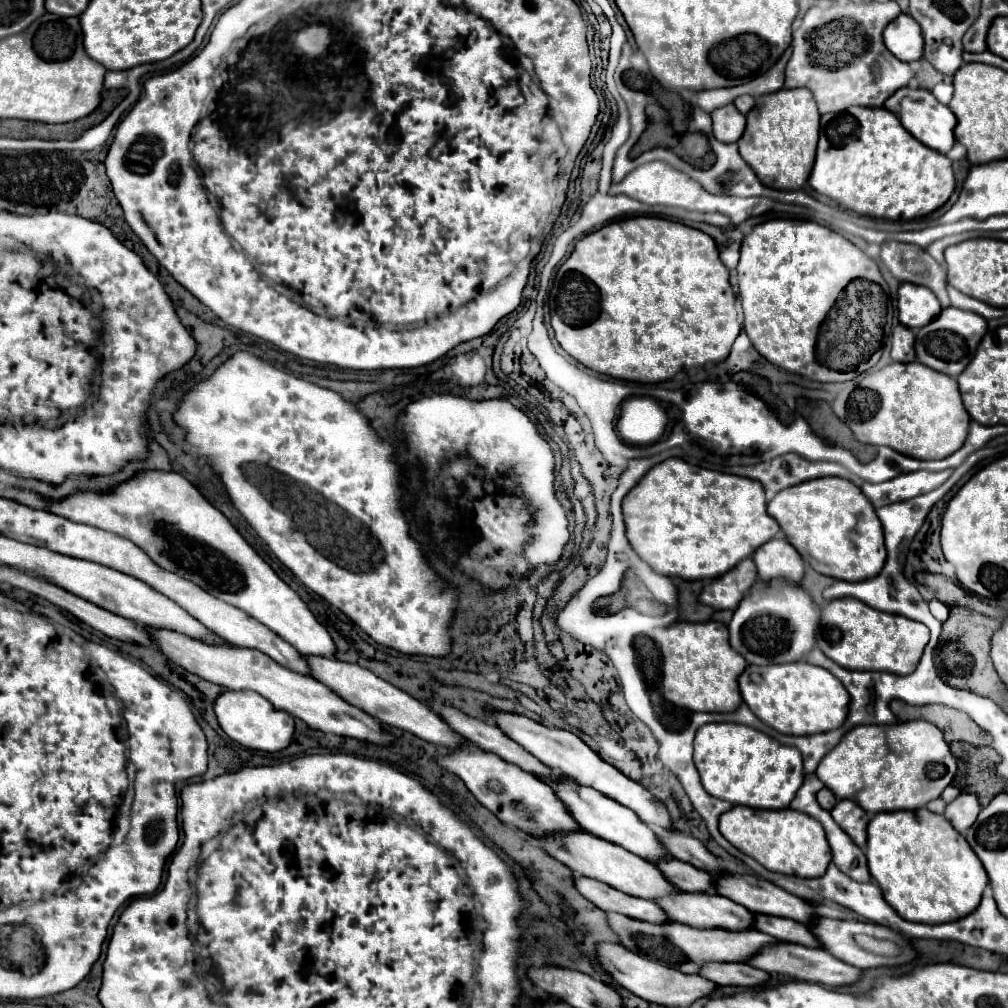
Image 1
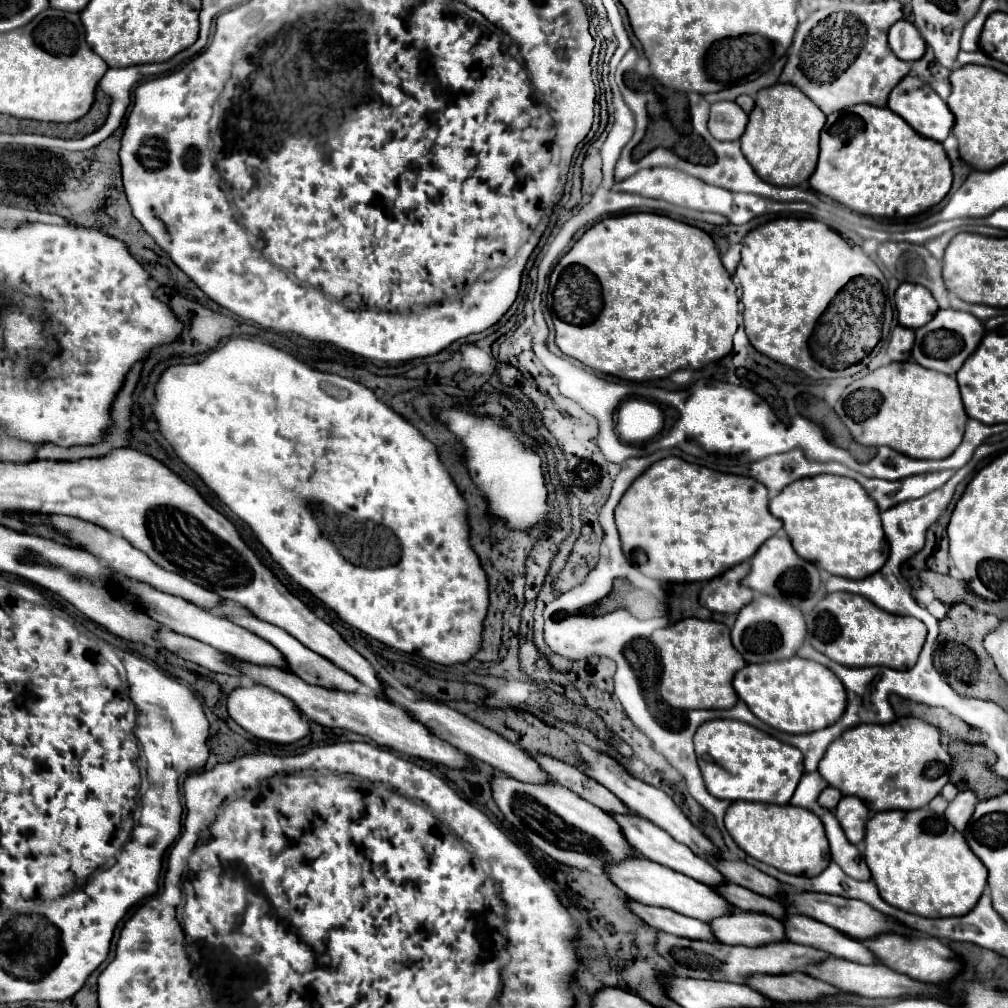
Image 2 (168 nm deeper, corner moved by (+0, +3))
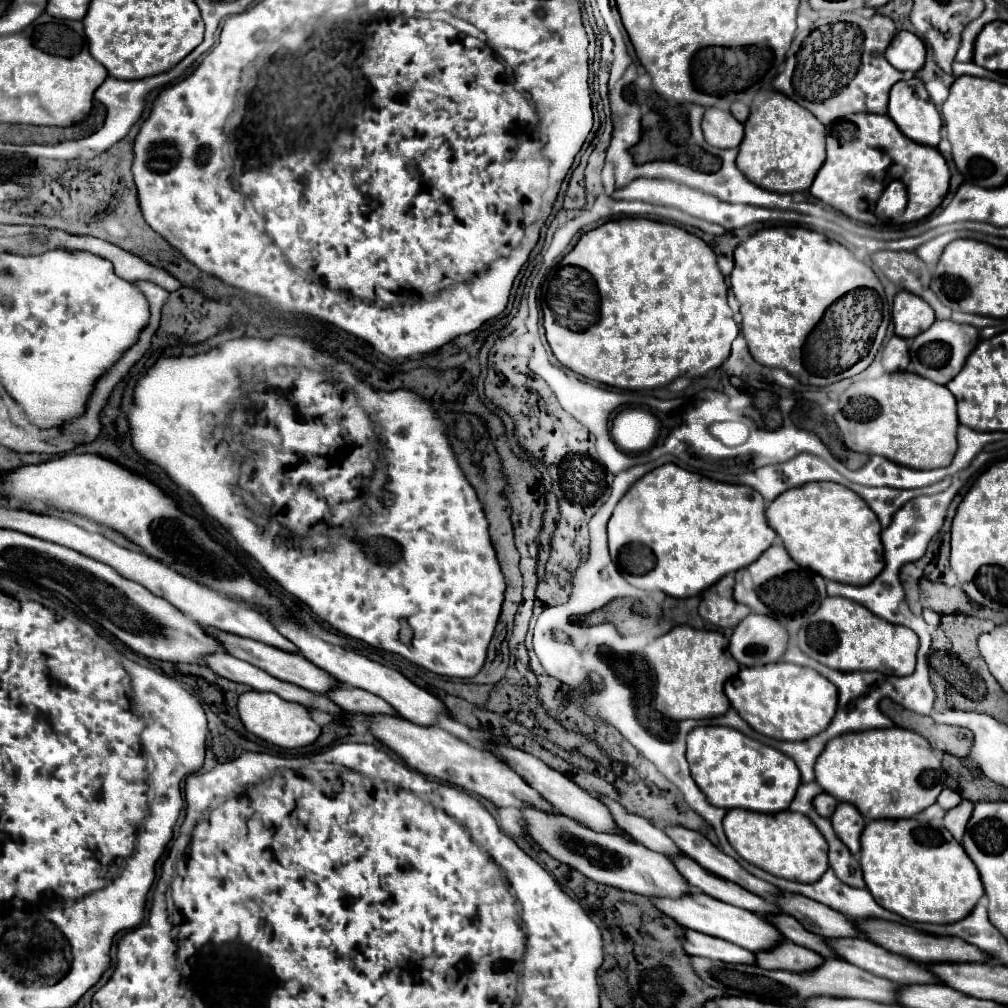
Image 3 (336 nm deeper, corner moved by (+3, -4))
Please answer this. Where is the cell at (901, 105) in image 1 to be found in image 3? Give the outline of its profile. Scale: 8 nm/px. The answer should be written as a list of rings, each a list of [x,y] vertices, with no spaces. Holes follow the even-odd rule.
[[[919,78],[899,80],[891,88],[889,116],[911,140],[937,146],[941,140],[941,116]]]

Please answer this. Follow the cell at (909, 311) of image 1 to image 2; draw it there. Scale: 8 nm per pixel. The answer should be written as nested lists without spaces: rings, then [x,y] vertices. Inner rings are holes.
[[[900,283],[895,292],[895,308],[900,325],[918,329],[936,315],[938,303],[926,287],[916,283]]]

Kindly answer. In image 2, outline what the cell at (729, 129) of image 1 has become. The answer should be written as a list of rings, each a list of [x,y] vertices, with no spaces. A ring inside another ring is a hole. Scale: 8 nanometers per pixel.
[[[720,101],[710,107],[708,129],[714,139],[738,141],[746,129],[748,115],[734,101]]]

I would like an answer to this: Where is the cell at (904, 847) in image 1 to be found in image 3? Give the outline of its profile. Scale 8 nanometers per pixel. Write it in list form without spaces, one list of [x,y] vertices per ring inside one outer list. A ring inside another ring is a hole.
[[[919,818],[869,822],[861,834],[861,868],[867,888],[877,900],[877,904],[891,912],[897,912],[909,922],[953,924],[957,920],[963,920],[975,908],[977,900],[985,894],[983,884],[979,880],[979,872],[965,854],[963,846],[957,840],[953,840],[953,836],[951,842],[945,840],[941,830],[931,828]]]

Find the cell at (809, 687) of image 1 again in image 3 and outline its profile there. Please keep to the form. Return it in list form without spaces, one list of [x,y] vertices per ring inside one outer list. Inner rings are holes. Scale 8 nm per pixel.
[[[789,662],[741,668],[735,678],[725,682],[725,694],[753,730],[777,740],[805,740],[815,736],[829,726],[837,710],[837,688],[819,672]]]

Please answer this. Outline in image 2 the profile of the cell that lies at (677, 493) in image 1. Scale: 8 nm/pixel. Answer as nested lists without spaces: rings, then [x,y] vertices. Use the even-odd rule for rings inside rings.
[[[666,457],[656,461],[628,487],[616,507],[616,525],[624,555],[630,557],[630,553],[636,551],[644,553],[646,559],[642,565],[638,565],[644,575],[670,583],[702,582],[752,557],[766,539],[782,529],[782,521],[772,517],[768,510],[770,499],[762,483],[756,483],[750,477],[700,467],[680,457]]]

